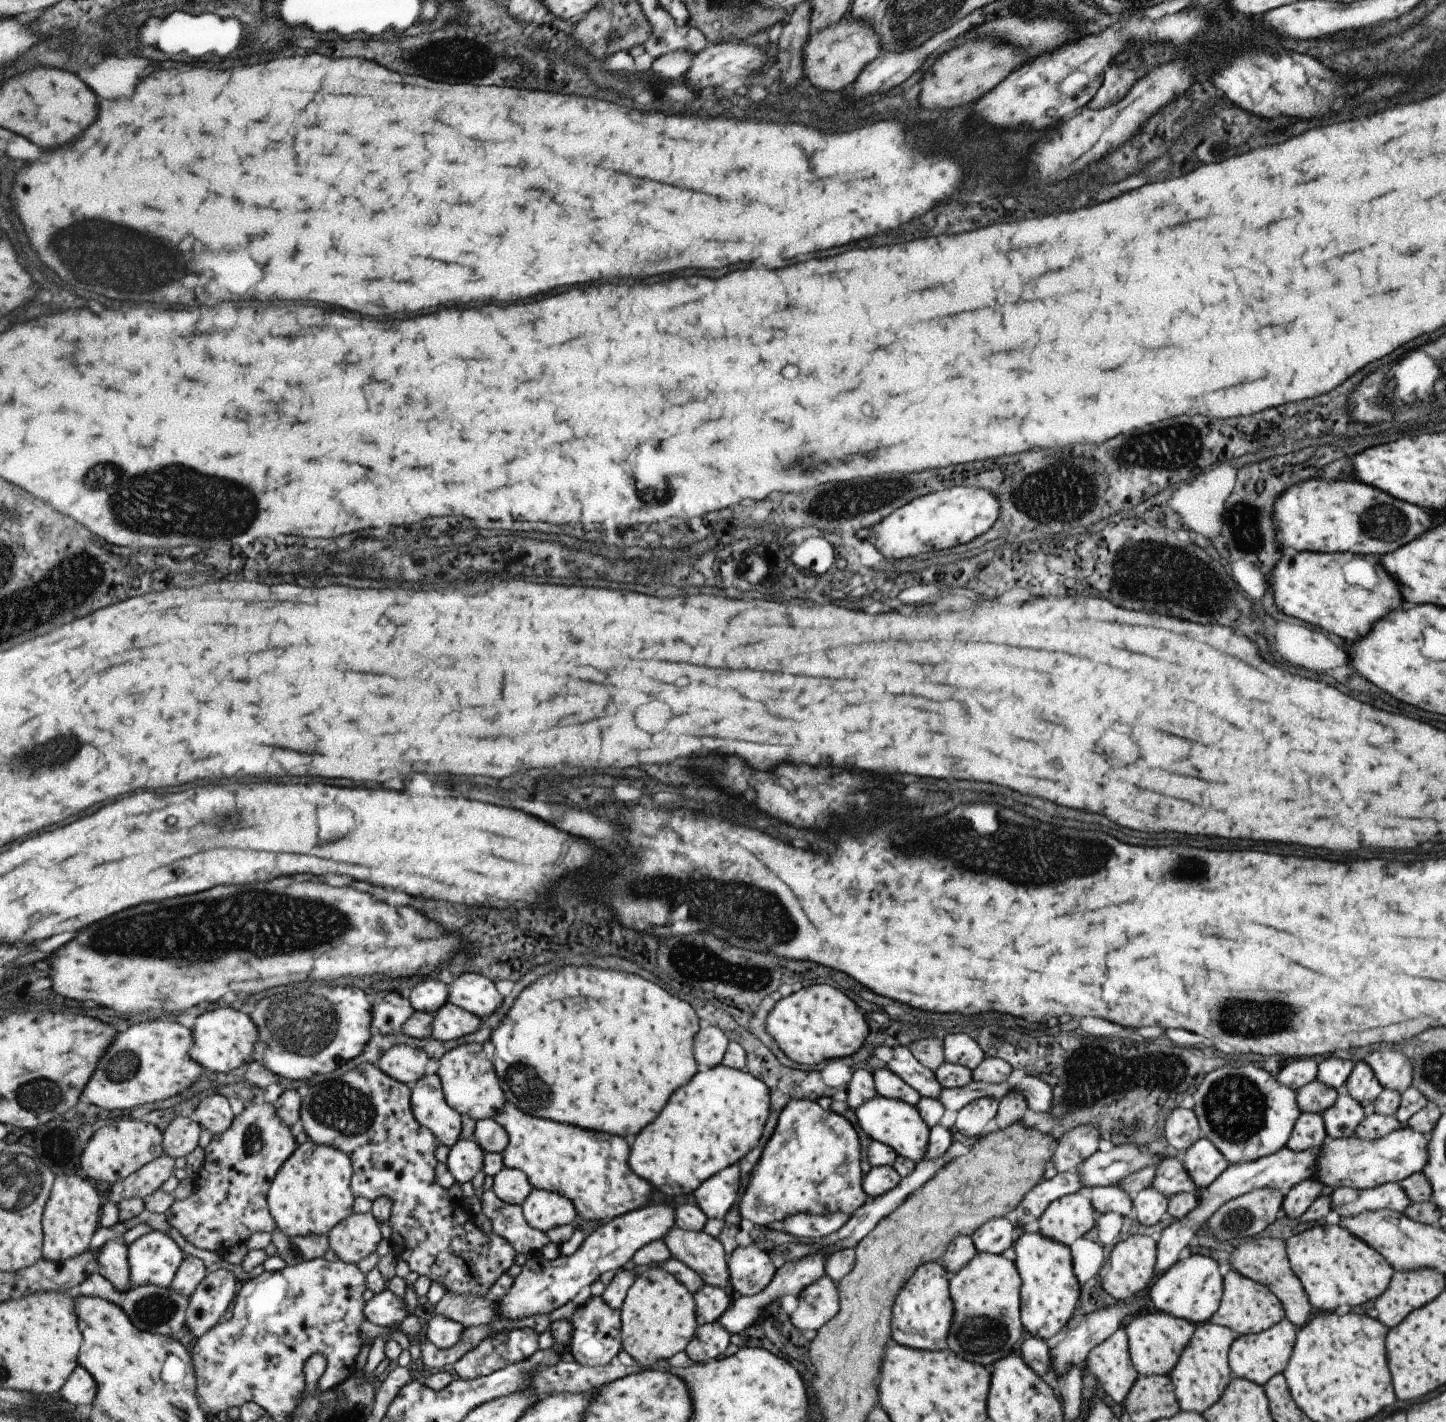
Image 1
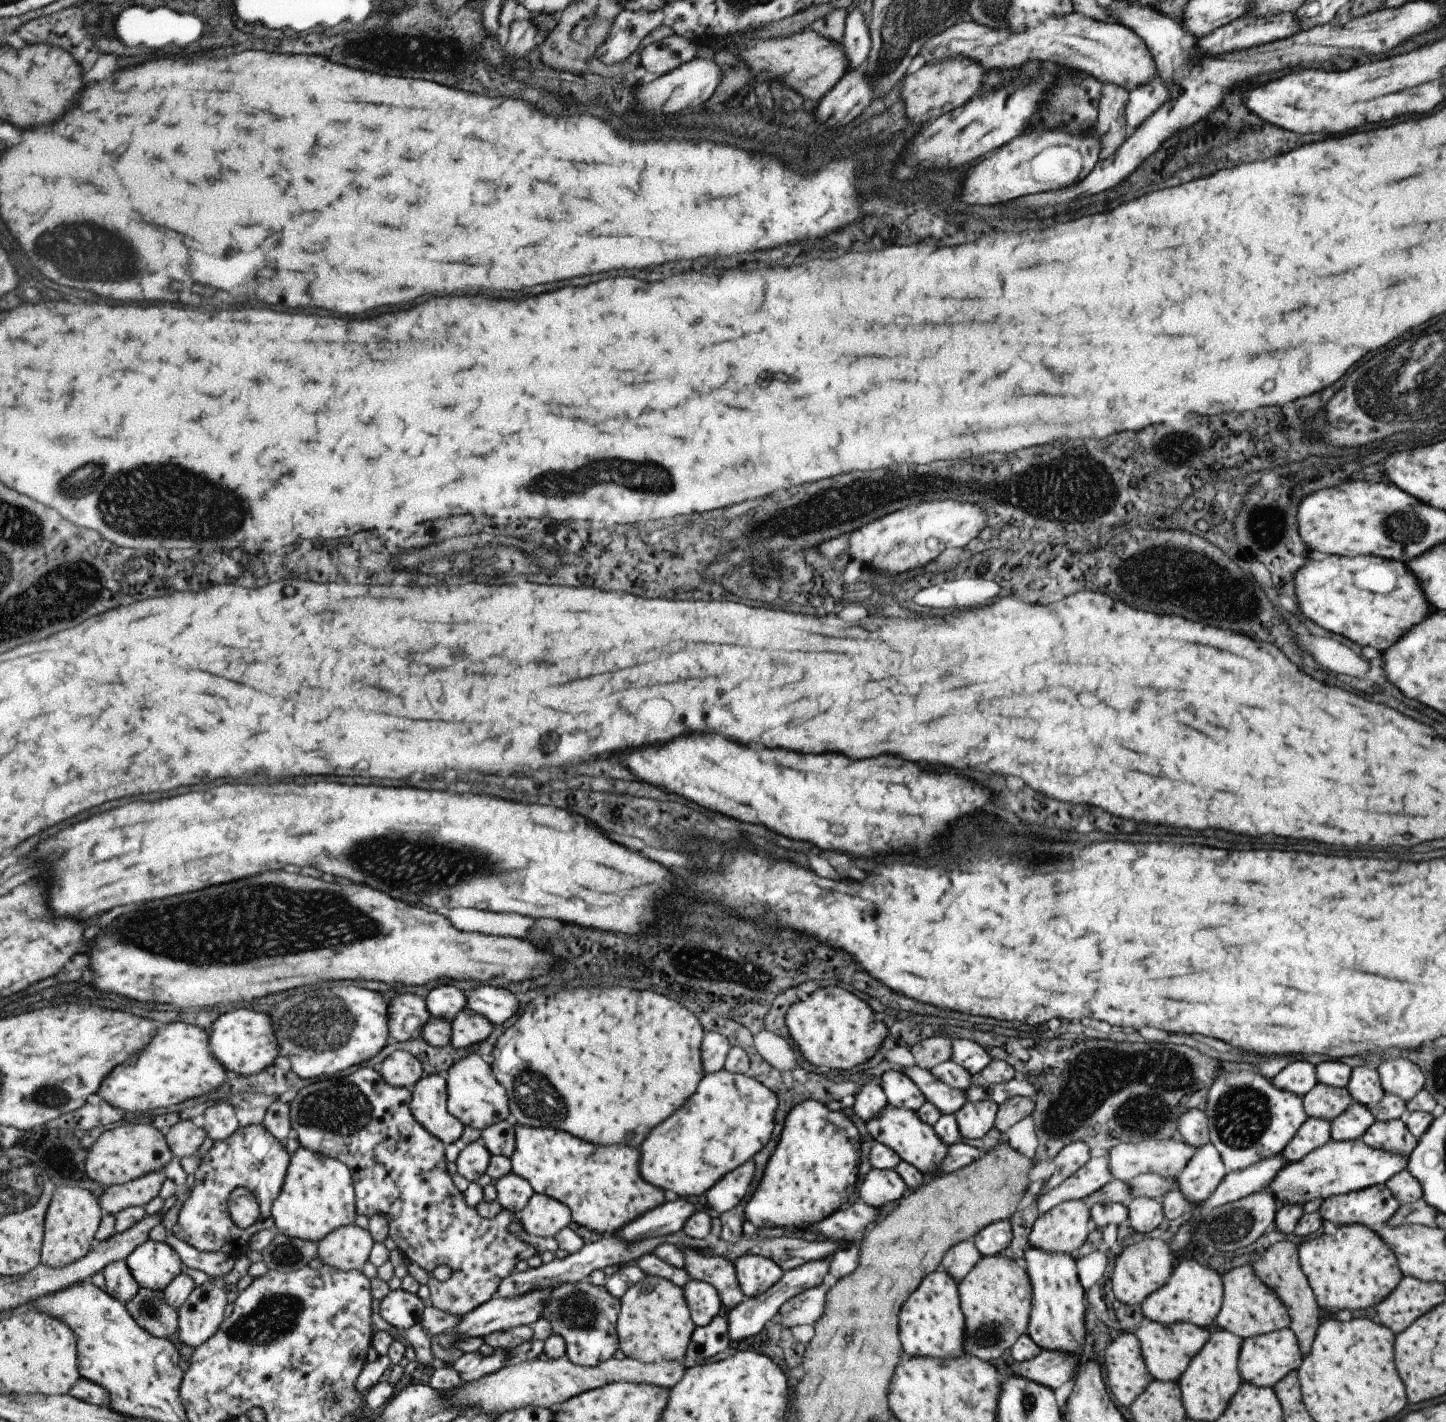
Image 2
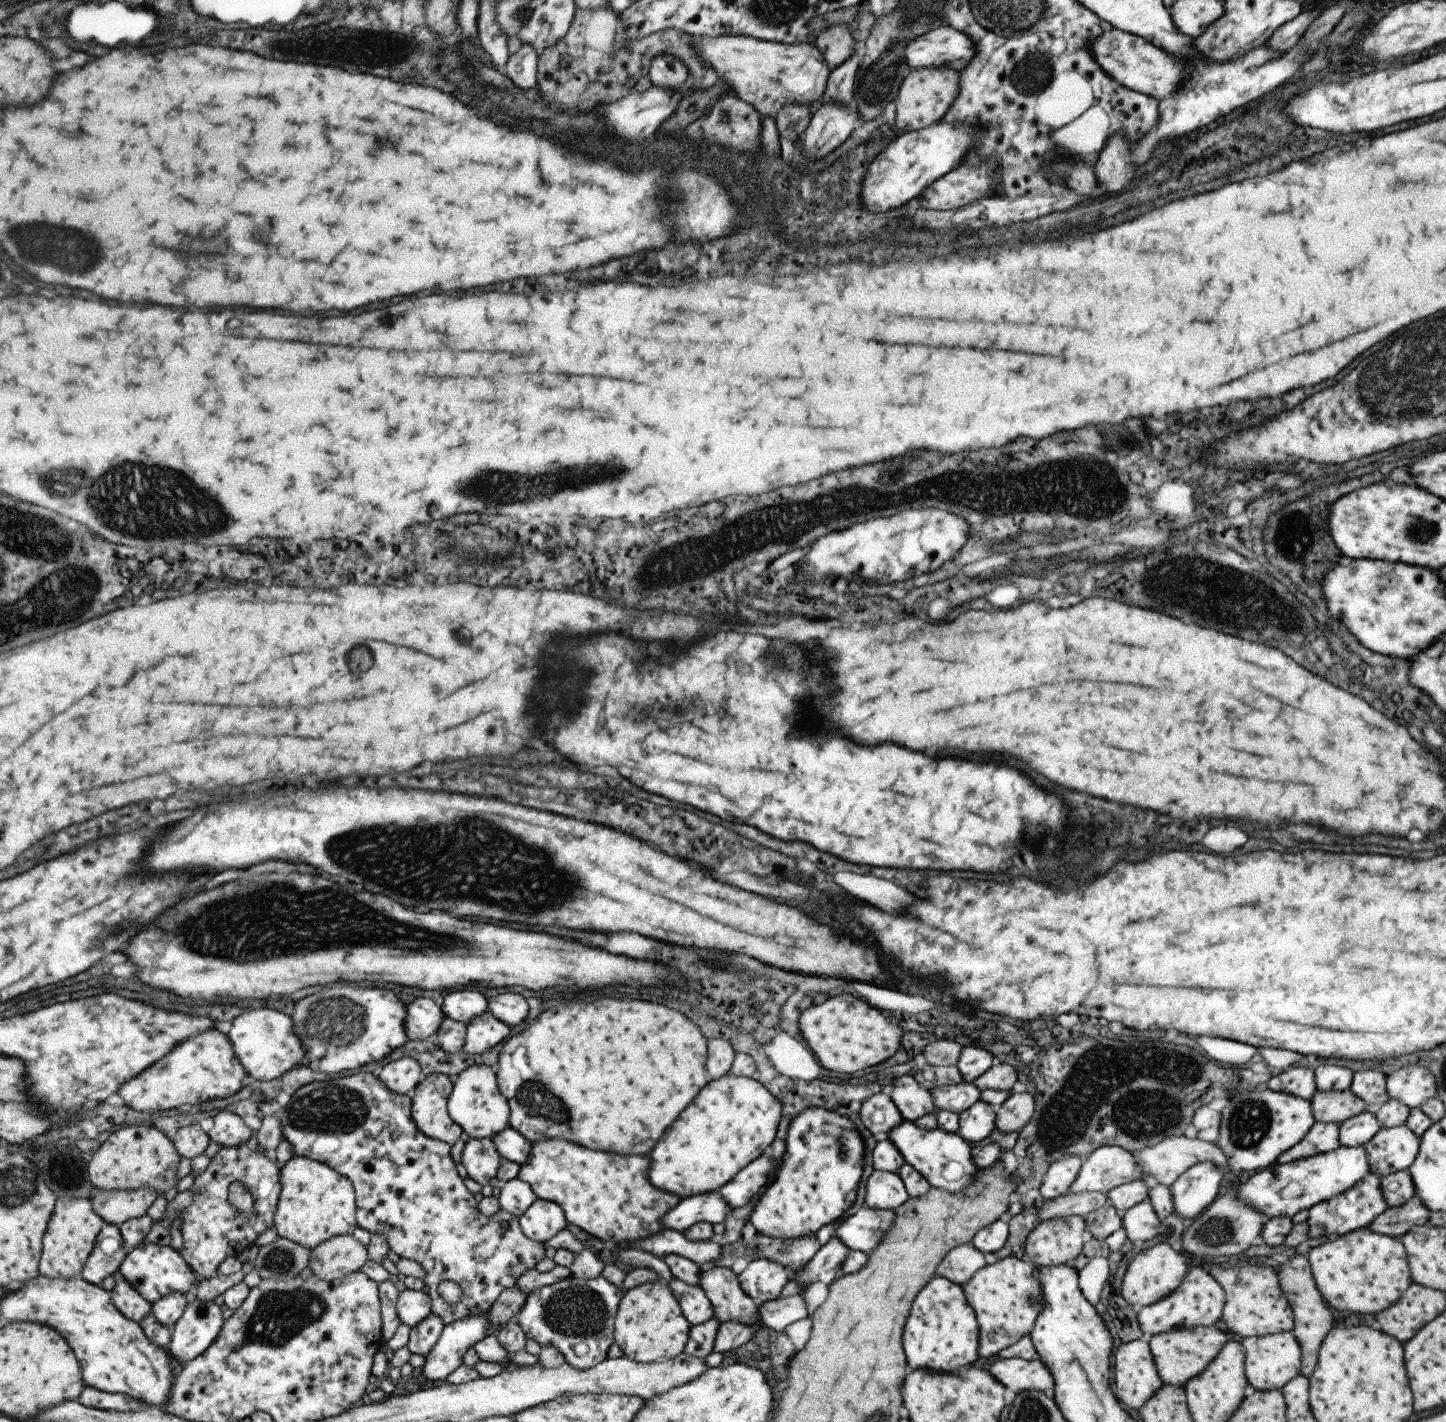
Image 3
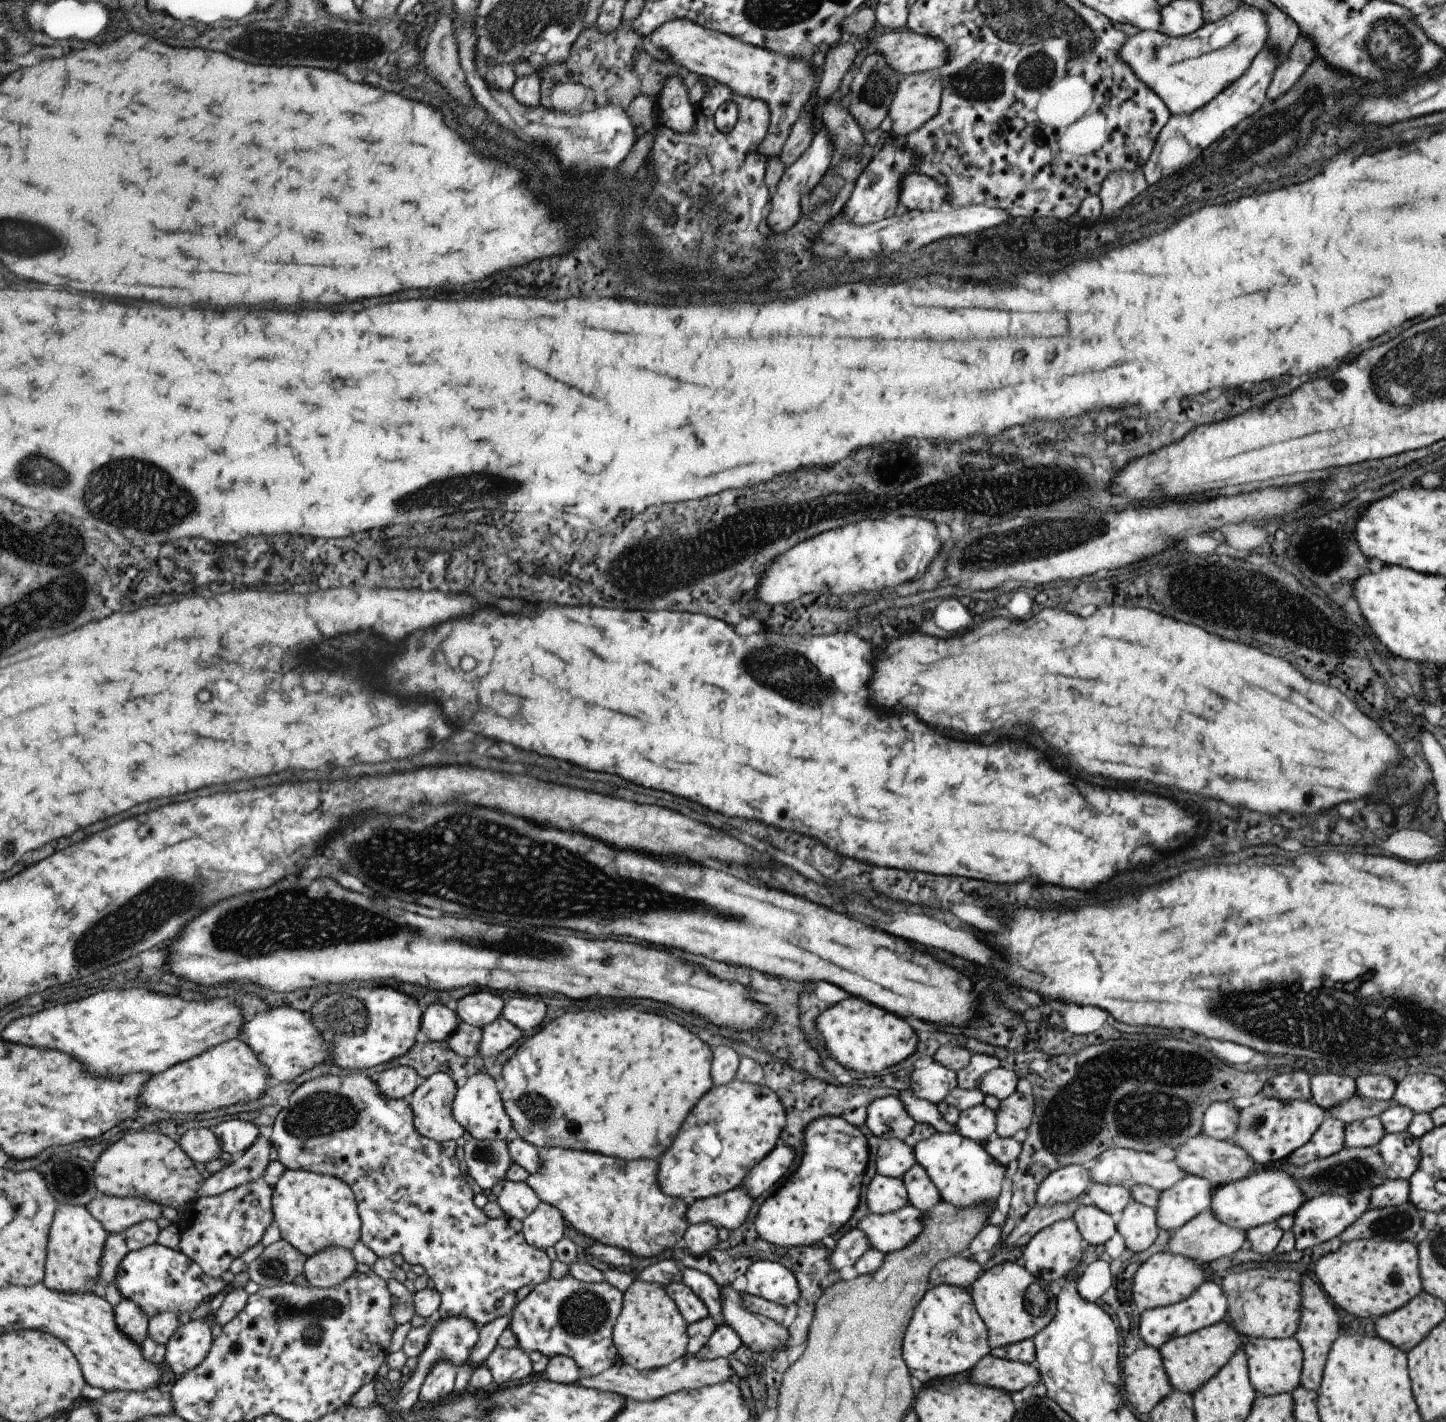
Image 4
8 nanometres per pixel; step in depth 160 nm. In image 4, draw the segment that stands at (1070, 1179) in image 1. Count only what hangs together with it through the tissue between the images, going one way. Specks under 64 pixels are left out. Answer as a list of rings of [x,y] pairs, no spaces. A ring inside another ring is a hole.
[[[1114,1148],[1107,1149],[1098,1157],[1097,1163],[1089,1174],[1091,1183],[1121,1185],[1126,1188],[1141,1183],[1158,1190],[1160,1193],[1188,1175],[1182,1168],[1178,1167],[1175,1161],[1162,1161],[1155,1157],[1153,1152],[1145,1154],[1143,1151]]]

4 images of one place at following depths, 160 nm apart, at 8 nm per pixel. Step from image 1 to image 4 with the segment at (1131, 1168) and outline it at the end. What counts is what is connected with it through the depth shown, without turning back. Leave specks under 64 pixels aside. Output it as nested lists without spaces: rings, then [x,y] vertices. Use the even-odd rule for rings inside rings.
[[[1199,1134],[1188,1138],[1173,1150],[1175,1152],[1173,1161],[1178,1164],[1179,1168],[1182,1168],[1189,1175],[1197,1175],[1207,1179],[1214,1188],[1245,1178],[1251,1172],[1254,1172],[1255,1168],[1253,1159],[1247,1152],[1240,1149],[1240,1146],[1235,1144],[1233,1140],[1222,1141]]]

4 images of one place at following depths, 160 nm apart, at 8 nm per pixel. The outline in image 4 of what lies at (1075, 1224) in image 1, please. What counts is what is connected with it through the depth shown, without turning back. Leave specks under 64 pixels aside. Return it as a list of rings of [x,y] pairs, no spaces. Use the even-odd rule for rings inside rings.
[[[1061,1219],[1039,1232],[1036,1232],[1031,1240],[1022,1248],[1022,1266],[1027,1269],[1035,1278],[1043,1279],[1045,1282],[1053,1282],[1064,1278],[1079,1262],[1081,1258],[1081,1237],[1076,1229],[1075,1223],[1071,1219]]]

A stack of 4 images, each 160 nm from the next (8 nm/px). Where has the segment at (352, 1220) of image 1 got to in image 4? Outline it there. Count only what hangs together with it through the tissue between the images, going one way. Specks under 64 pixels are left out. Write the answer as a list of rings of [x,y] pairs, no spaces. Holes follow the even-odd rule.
[[[329,1247],[307,1259],[304,1276],[314,1287],[328,1289],[345,1282],[355,1270],[357,1259],[351,1249]]]

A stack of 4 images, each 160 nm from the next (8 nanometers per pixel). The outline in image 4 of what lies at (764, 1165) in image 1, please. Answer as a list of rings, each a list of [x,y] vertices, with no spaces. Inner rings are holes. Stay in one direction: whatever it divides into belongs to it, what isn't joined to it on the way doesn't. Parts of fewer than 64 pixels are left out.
[[[819,1117],[811,1121],[803,1133],[804,1154],[795,1172],[788,1174],[779,1188],[766,1198],[758,1208],[754,1229],[758,1238],[776,1247],[791,1248],[821,1244],[823,1236],[833,1237],[845,1224],[857,1204],[861,1177],[868,1161],[868,1144],[865,1135],[858,1127],[850,1125],[841,1117]]]

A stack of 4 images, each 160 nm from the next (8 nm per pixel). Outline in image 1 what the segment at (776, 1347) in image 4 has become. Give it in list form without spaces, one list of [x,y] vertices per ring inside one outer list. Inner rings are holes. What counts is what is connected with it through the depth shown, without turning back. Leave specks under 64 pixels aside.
[[[671,1227],[663,1238],[671,1258],[688,1266],[703,1284],[725,1288],[729,1282],[725,1251],[717,1238],[701,1231]]]

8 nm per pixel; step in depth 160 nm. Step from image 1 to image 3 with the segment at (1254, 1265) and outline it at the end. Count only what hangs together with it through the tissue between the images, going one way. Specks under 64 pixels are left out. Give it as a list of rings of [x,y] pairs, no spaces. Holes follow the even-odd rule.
[[[1303,1254],[1289,1257],[1283,1264],[1280,1264],[1276,1271],[1279,1281],[1279,1288],[1285,1295],[1286,1301],[1291,1307],[1294,1323],[1292,1335],[1296,1338],[1297,1344],[1301,1349],[1300,1374],[1309,1378],[1313,1372],[1318,1350],[1321,1341],[1331,1327],[1333,1327],[1333,1316],[1329,1311],[1329,1306],[1322,1299],[1317,1287],[1315,1286],[1307,1257]]]

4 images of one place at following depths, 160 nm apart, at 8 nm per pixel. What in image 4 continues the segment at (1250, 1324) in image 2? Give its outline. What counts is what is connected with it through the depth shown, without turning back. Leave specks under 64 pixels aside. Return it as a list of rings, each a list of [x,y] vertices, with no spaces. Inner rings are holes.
[[[1251,1268],[1237,1273],[1221,1274],[1223,1294],[1231,1326],[1248,1337],[1282,1339],[1293,1337],[1300,1319],[1302,1274],[1291,1269],[1269,1272],[1265,1268]]]

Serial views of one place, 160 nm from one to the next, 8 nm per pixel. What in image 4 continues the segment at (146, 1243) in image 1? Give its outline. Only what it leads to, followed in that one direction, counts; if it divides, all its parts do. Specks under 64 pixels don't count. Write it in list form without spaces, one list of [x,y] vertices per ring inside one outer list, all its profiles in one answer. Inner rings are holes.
[[[158,1242],[138,1251],[129,1251],[120,1262],[116,1279],[118,1290],[123,1298],[131,1299],[150,1318],[158,1314],[172,1312],[177,1316],[193,1314],[204,1302],[213,1300],[231,1283],[231,1288],[245,1289],[250,1281],[248,1271],[238,1275],[229,1274],[215,1278],[180,1250],[173,1250]]]

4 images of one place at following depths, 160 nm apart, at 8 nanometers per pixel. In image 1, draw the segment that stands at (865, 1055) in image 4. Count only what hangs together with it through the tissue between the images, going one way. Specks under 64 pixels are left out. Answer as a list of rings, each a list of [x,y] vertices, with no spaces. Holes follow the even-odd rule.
[[[827,984],[807,985],[797,992],[782,998],[767,1014],[761,1015],[765,1032],[771,1035],[771,1038],[777,1043],[780,1051],[783,1052],[789,1060],[805,1066],[815,1066],[823,1060],[842,1059],[851,1056],[862,1047],[867,1038],[869,1027],[865,1016],[857,1012],[857,1006],[841,994],[837,988],[831,988]]]

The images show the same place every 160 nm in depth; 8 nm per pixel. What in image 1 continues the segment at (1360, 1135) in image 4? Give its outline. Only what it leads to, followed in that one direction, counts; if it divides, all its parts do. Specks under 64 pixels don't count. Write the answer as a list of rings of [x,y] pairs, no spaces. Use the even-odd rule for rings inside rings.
[[[1344,1085],[1336,1089],[1336,1093],[1334,1103],[1321,1114],[1326,1136],[1332,1139],[1353,1135],[1356,1124],[1365,1116],[1363,1107],[1348,1095]]]

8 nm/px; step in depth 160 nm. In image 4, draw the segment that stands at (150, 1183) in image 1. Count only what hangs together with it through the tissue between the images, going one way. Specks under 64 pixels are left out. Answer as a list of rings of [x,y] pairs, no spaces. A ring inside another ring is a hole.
[[[103,1195],[91,1200],[87,1207],[110,1234],[124,1235],[131,1227],[143,1221],[159,1222],[164,1219],[163,1206],[141,1197]]]

